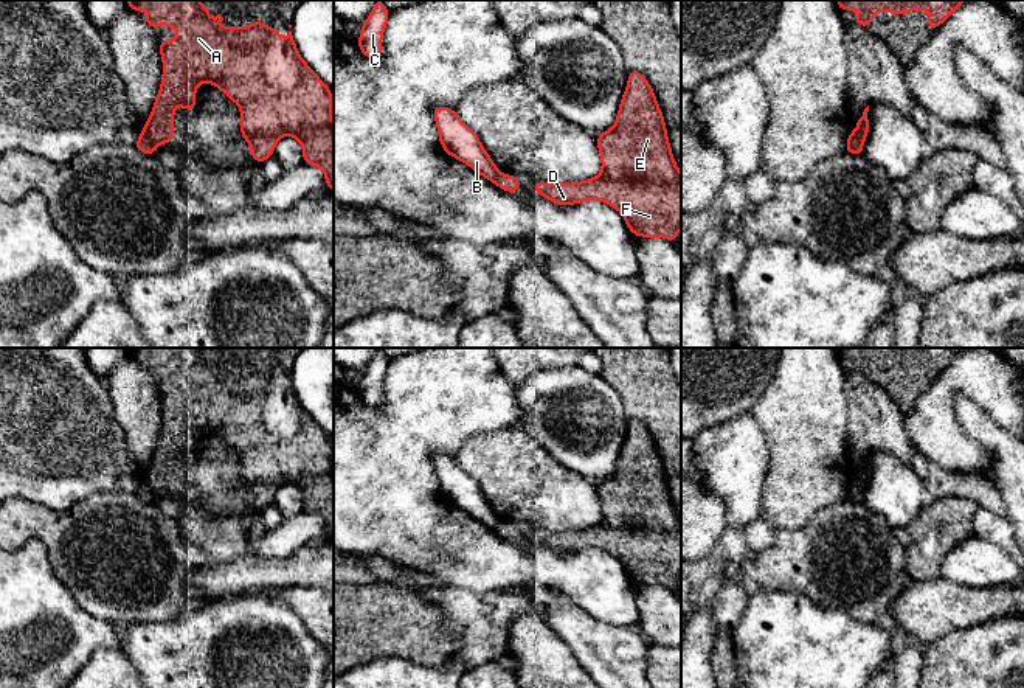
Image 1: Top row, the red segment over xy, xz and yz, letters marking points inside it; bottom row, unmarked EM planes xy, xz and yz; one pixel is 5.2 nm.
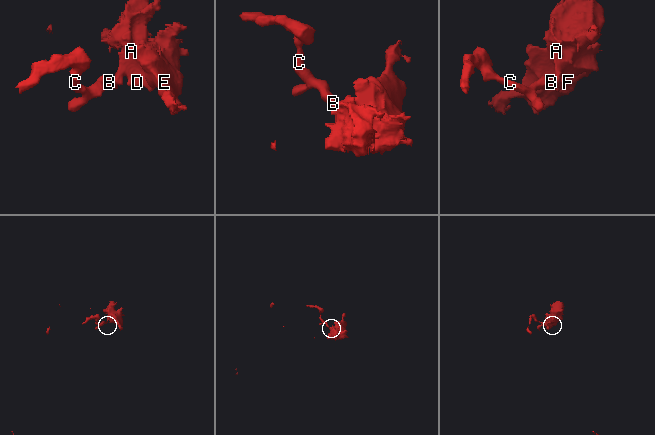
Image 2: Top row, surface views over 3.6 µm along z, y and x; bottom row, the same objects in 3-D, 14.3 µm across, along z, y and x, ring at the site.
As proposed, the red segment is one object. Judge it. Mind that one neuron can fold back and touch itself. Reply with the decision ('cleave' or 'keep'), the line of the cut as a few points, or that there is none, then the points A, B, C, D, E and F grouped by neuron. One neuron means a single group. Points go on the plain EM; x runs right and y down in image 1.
cleave; cut xy (145, 476), (155, 496); groups A D E F / B C

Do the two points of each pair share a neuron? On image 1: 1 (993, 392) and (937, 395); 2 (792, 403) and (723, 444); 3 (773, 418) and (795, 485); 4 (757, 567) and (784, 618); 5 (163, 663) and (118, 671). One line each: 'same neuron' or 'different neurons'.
1: same neuron
2: different neurons
3: same neuron
4: different neurons
5: different neurons

